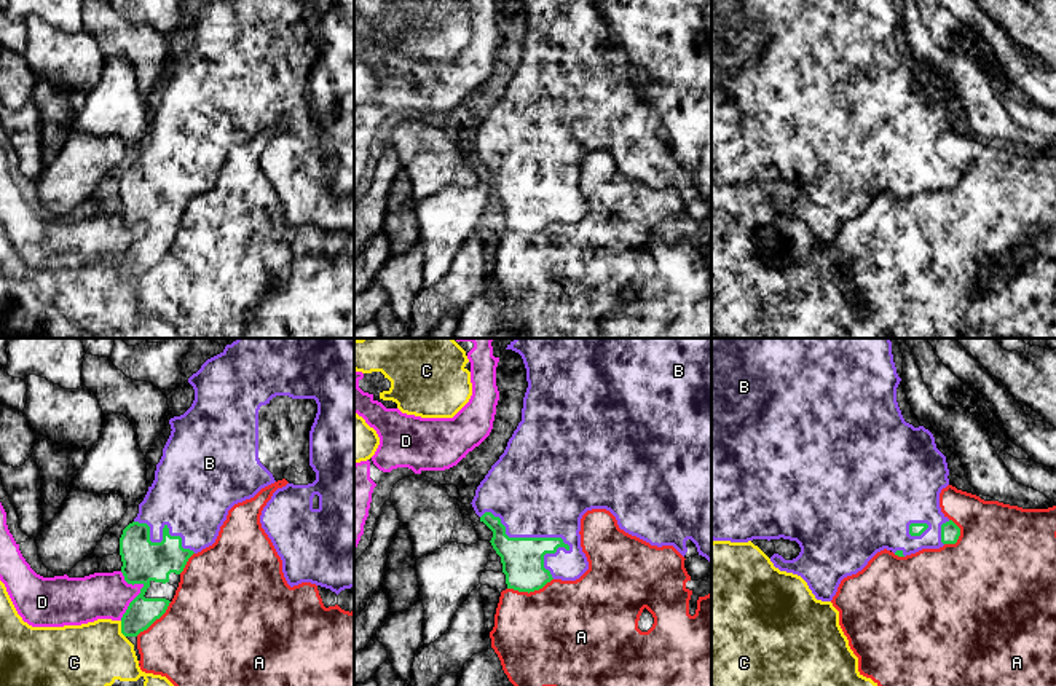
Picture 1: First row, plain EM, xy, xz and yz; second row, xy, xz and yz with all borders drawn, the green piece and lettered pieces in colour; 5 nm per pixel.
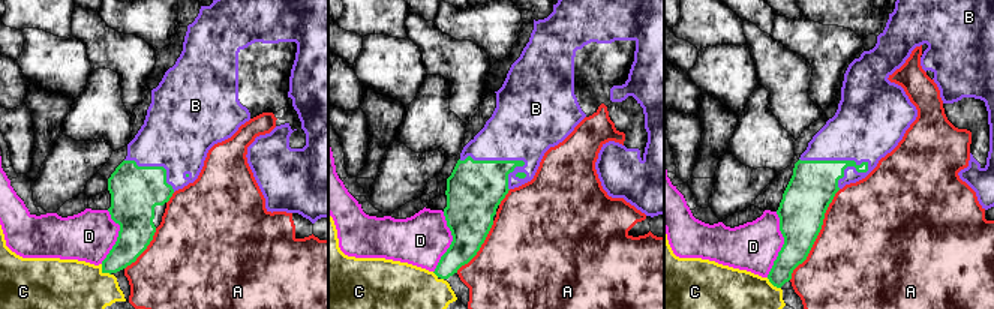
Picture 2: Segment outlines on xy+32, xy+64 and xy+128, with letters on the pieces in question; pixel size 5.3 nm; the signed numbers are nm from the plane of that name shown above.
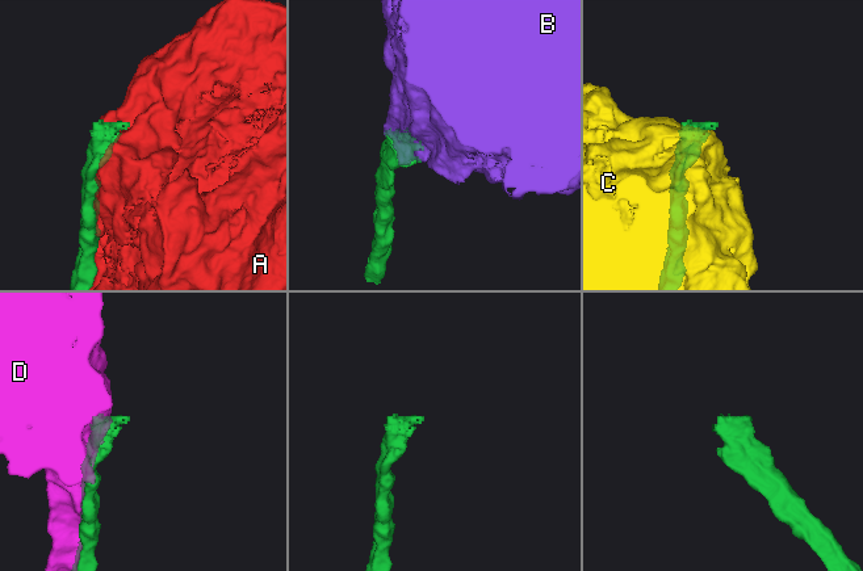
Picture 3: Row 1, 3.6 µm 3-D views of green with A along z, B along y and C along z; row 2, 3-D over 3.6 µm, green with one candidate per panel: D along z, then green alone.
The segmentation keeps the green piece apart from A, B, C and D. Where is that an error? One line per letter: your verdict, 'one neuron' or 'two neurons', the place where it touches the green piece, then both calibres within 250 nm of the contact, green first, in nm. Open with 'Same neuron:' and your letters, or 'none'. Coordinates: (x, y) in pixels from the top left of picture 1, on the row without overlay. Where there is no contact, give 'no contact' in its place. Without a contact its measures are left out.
Same neuron: B
A: two neurons | xz (530, 233) | 220/480 nm
B: one neuron | xz (541, 181) | 220/500 nm
C: two neurons | xy (122, 272) | 150/360 nm
D: two neurons | xy (141, 233) | 200/240 nm

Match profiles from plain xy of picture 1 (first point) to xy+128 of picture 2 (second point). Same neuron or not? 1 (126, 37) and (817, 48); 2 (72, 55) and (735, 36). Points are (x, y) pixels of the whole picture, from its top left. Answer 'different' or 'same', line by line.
1: different
2: different

